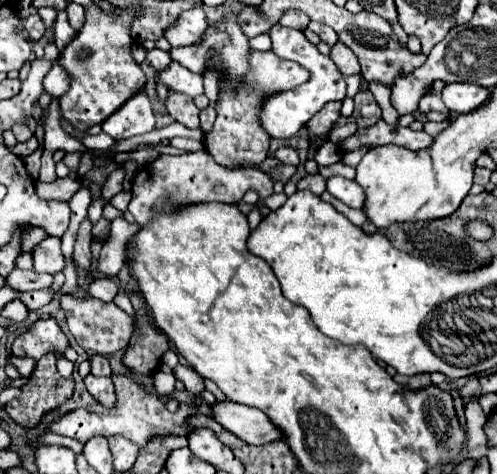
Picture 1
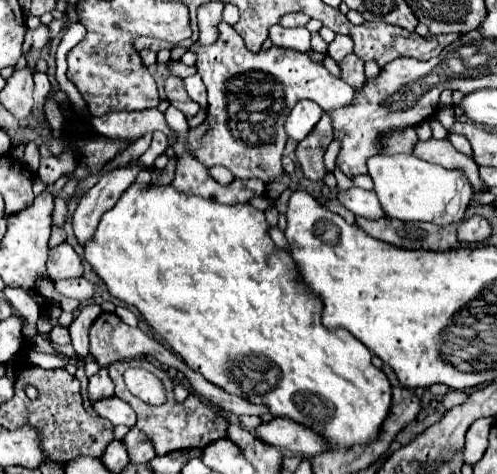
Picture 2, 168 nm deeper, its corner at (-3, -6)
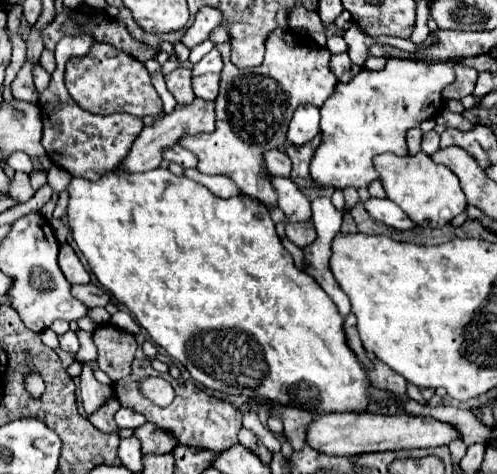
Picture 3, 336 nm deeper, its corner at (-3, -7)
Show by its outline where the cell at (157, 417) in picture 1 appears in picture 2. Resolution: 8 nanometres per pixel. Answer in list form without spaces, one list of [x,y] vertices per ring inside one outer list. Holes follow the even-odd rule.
[[[131,359],[131,361],[121,361],[121,363],[113,363],[109,367],[109,375],[115,383],[115,395],[125,402],[129,403],[133,407],[133,411],[137,413],[137,423],[135,427],[139,431],[143,431],[147,435],[147,439],[151,441],[153,449],[157,455],[167,455],[171,451],[177,451],[177,449],[203,449],[207,443],[215,441],[215,439],[221,439],[225,437],[225,429],[227,429],[227,419],[217,415],[213,409],[209,409],[199,397],[195,395],[189,395],[185,399],[185,403],[177,405],[175,399],[173,399],[173,383],[169,379],[169,375],[157,367],[153,367],[149,361],[143,361],[143,359]],[[129,367],[143,367],[147,371],[153,371],[163,387],[165,387],[165,393],[167,393],[167,401],[163,405],[149,405],[145,401],[141,401],[139,397],[131,395],[131,391],[127,389],[127,385],[123,381],[123,373],[129,369]]]

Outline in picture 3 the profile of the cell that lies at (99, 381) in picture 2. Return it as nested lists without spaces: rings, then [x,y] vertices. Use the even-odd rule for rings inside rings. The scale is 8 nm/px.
[[[111,398],[95,416],[91,416],[89,420],[91,420],[91,424],[95,426],[95,428],[99,428],[101,432],[119,432],[119,426],[115,424],[115,420],[113,420],[113,416],[115,416],[115,412],[119,410],[121,406],[119,406],[119,402],[115,400],[115,398]]]

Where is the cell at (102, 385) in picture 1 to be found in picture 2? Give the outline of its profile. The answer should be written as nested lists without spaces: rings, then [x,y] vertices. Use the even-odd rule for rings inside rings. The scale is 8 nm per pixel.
[[[105,397],[93,403],[93,411],[99,417],[109,419],[113,425],[127,425],[133,427],[135,425],[135,411],[131,411],[129,403],[121,401],[119,397]]]

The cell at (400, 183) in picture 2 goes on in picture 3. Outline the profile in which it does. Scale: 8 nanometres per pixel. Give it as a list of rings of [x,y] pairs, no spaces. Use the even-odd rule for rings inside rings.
[[[423,152],[405,158],[383,154],[375,158],[375,168],[379,168],[387,198],[393,200],[399,208],[403,208],[403,212],[407,212],[407,216],[411,216],[411,220],[415,220],[415,224],[419,226],[441,228],[467,208],[459,178],[447,166],[435,164]]]

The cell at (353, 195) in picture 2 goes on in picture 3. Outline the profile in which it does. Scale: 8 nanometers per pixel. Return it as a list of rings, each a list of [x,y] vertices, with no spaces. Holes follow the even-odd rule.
[[[369,198],[365,202],[365,208],[375,220],[379,220],[391,228],[397,228],[397,230],[415,228],[415,222],[409,220],[409,216],[389,198]]]

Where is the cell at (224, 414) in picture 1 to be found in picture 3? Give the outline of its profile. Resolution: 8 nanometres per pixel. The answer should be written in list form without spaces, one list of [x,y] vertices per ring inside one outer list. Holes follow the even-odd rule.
[[[341,412],[341,414],[321,414],[307,430],[307,442],[331,456],[355,456],[363,452],[383,452],[383,450],[413,450],[413,448],[437,448],[459,440],[461,434],[455,426],[435,420],[431,416],[411,416],[411,414],[371,414],[371,412]]]

